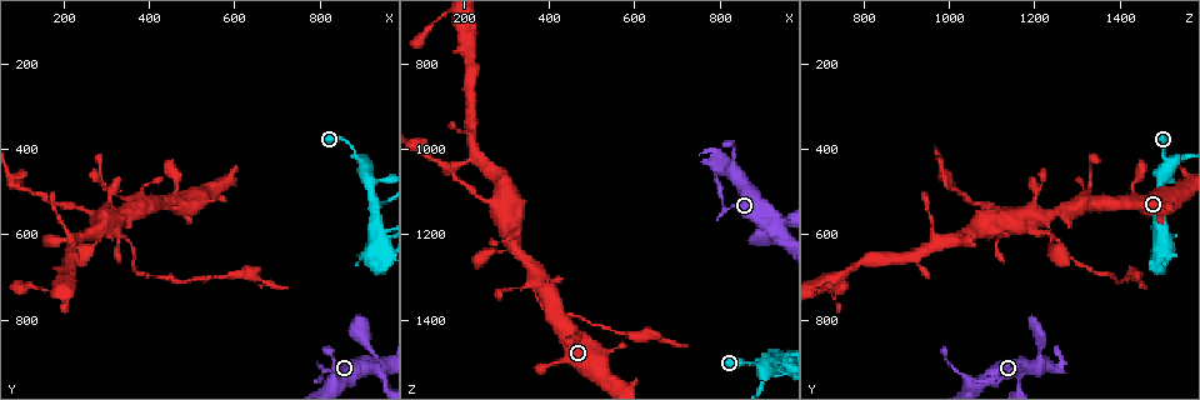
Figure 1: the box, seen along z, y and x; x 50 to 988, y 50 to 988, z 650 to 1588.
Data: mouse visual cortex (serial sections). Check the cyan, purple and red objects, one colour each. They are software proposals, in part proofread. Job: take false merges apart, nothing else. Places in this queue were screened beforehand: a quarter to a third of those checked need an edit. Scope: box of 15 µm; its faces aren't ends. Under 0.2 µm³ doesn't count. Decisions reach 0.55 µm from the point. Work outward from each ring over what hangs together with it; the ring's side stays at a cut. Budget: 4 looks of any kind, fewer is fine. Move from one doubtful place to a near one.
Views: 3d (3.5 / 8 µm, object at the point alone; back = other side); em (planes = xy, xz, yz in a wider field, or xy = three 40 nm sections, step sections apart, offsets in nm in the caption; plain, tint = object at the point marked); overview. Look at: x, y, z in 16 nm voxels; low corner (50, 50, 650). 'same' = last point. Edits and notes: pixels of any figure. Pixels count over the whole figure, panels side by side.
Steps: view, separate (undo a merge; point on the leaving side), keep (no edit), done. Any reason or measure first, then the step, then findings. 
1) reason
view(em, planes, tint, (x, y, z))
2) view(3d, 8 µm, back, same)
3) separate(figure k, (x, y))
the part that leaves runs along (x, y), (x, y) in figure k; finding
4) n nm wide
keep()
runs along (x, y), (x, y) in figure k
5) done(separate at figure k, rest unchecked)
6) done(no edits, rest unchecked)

branch point
view(em, planes, tint, (895, 430, 1510))

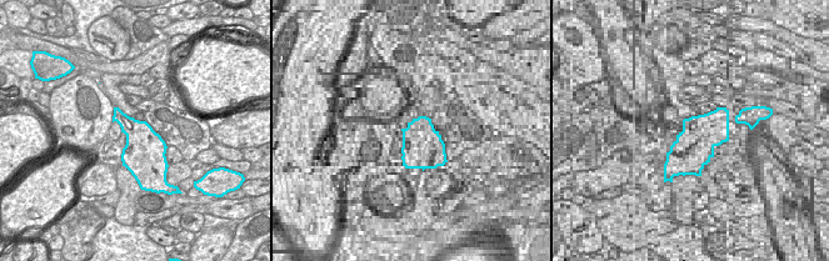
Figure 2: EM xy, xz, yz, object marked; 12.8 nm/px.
see where the arms go
view(3d, 3.5 µm, same)

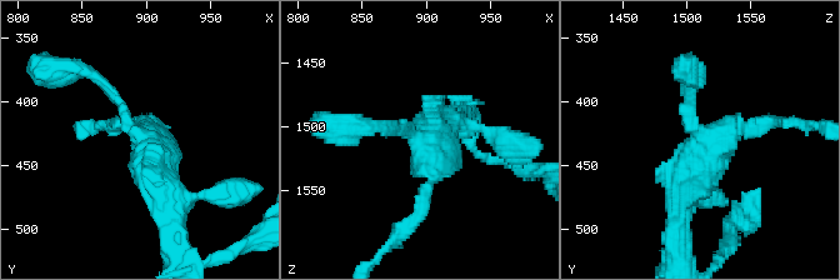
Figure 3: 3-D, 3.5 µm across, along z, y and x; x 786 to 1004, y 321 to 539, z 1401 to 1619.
separate(figure 3, (413, 221))
the part that leaves runs along (434, 180), (419, 218), (391, 238) in figure 3; two cells meet here

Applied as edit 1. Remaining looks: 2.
calibre changes
view(3d, 3.5 µm, back, (940, 600, 1485))

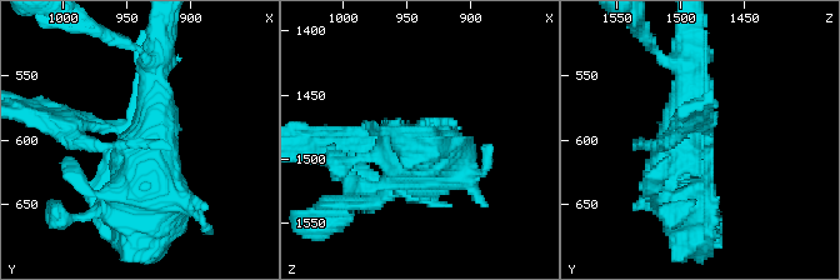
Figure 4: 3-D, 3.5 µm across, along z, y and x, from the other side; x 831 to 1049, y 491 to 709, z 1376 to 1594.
shape alone is not enough
view(em, planes, tint, (940, 596, 1486))

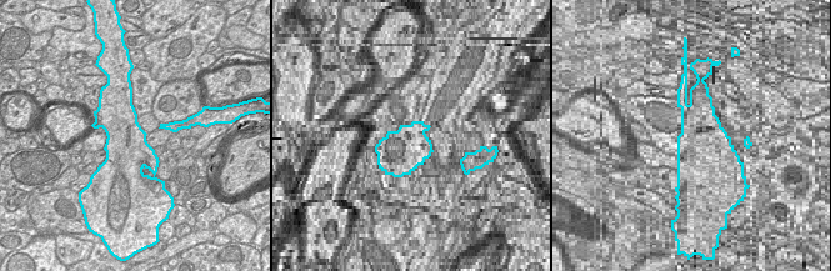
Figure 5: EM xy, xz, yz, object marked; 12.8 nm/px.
separate(figure 4, (359, 135))
the part that leaves runs along (121, 129), (83, 125), (83, 140) in figure 4; two cells meet here

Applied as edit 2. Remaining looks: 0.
done(separate at figure 3, separate at figure 4, rest unchecked)

